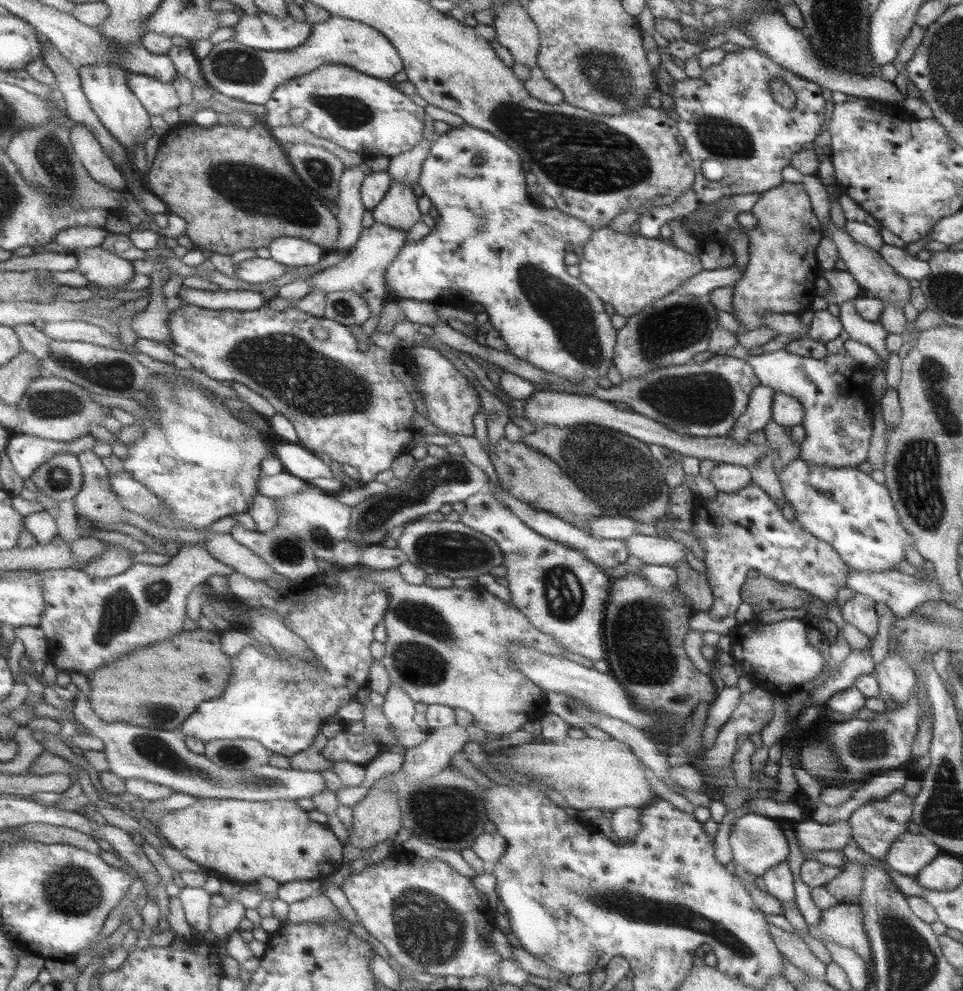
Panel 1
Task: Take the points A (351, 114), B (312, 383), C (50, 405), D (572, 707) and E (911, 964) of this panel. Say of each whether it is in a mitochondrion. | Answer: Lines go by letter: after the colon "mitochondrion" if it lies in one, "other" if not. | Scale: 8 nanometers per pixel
A: mitochondrion
B: mitochondrion
C: mitochondrion
D: mitochondrion
E: mitochondrion

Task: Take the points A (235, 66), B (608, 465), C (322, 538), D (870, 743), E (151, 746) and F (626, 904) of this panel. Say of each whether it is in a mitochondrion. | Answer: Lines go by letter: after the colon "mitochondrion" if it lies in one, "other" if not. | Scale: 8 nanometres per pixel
A: mitochondrion
B: mitochondrion
C: mitochondrion
D: mitochondrion
E: mitochondrion
F: mitochondrion

